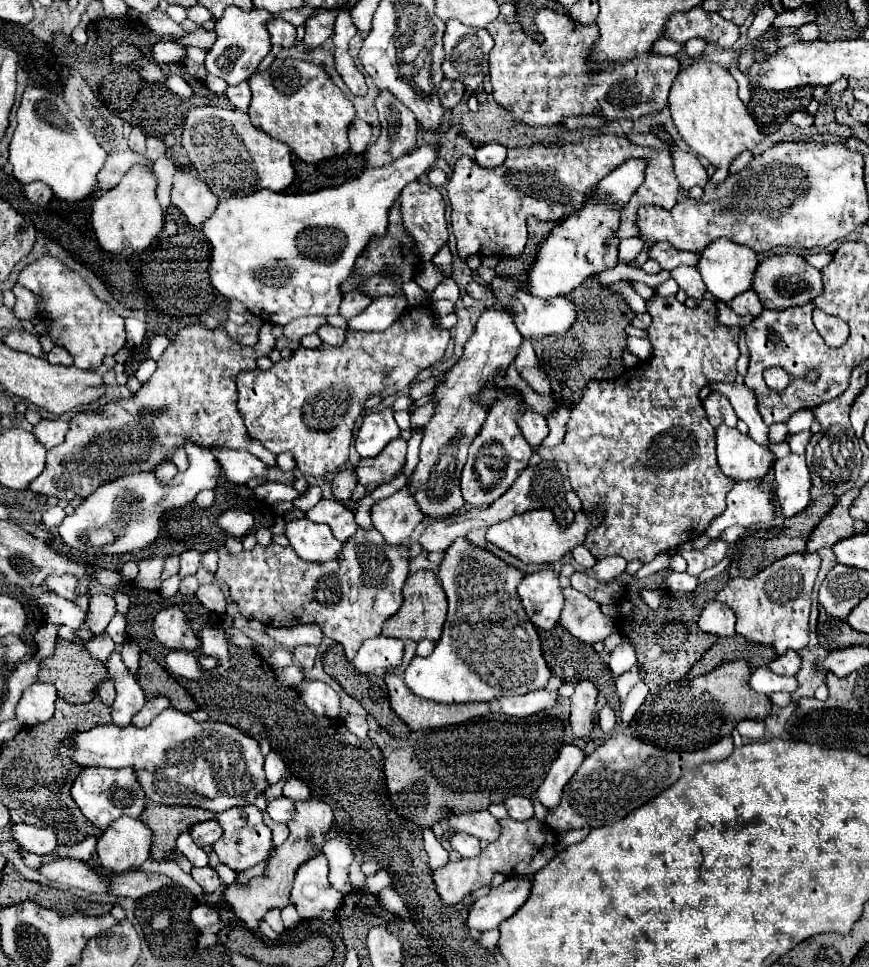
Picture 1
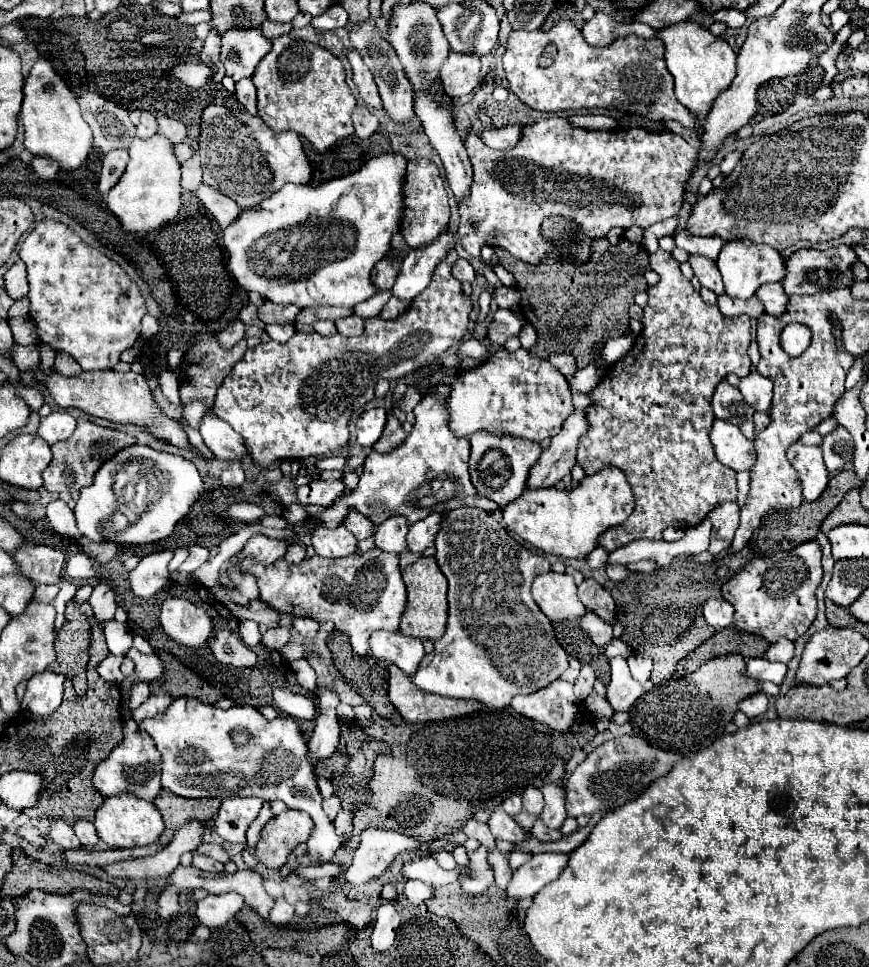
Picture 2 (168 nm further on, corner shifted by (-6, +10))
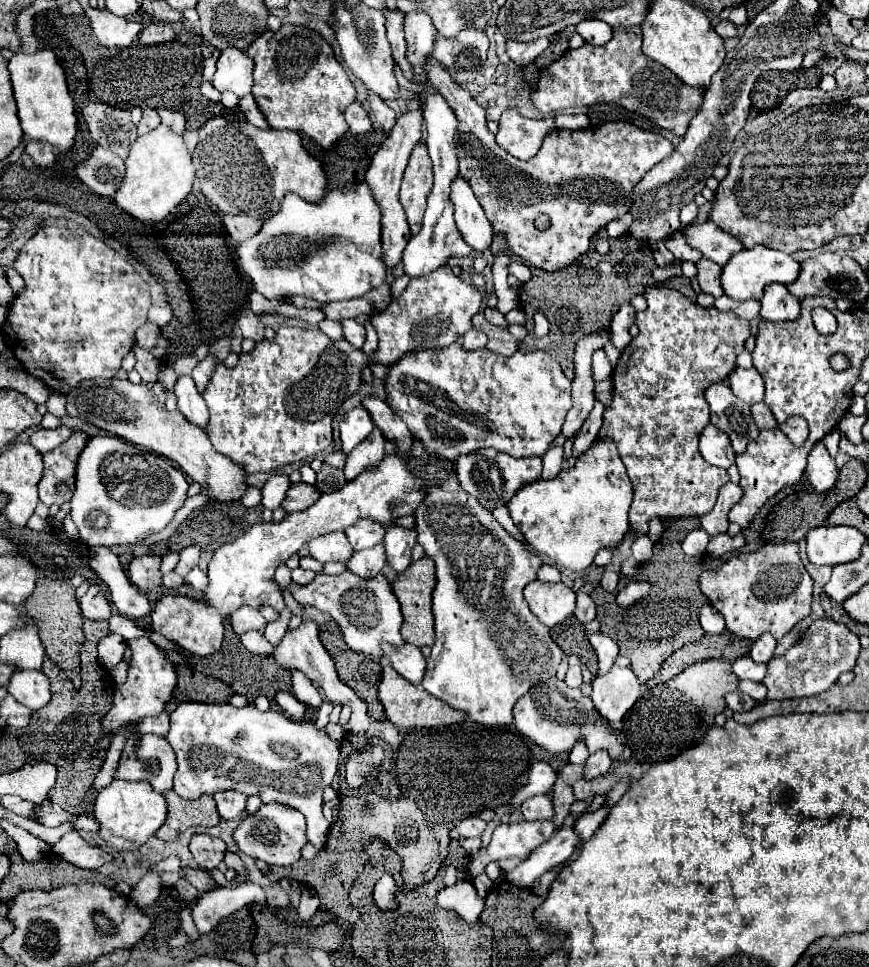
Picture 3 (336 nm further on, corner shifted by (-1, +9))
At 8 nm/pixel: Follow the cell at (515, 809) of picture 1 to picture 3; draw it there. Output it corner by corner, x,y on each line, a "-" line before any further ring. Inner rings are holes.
537,795
537,797
529,797
523,805
521,805
521,813
527,821
551,821
555,817
555,809
553,803
547,795

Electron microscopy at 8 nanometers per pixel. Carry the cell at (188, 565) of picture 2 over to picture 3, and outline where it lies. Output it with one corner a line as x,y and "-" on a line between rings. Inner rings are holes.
191,545
187,547
187,549
183,549
179,555
181,555
181,561
177,563
177,567
175,567
175,571
181,575
181,577
185,577
195,565
199,563
201,549
197,547
197,545

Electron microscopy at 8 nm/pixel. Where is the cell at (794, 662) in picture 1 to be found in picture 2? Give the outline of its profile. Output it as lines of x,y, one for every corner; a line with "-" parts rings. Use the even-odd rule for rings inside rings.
778,638
778,642
768,648
766,658
770,662
784,662
784,664
788,664
794,658
794,642
788,640
788,638

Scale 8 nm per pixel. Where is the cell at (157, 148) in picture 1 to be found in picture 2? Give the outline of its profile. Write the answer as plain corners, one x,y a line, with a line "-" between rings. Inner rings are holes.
159,114
156,119
159,134
164,135
172,144
181,143
187,135
186,126
181,121
162,116
162,114

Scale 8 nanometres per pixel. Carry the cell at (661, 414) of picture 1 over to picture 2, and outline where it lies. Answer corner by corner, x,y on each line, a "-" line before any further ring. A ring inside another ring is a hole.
658,250
650,254
650,268
660,276
656,286
648,288
648,304
644,306
644,330
636,338
634,348
622,360
618,360
602,378
602,382
588,392
592,404
584,410
588,430
578,442
576,460
592,476
608,466
618,466
634,492
636,506
624,524
606,530
600,536
600,546
608,552
638,540
662,540
662,532
672,526
688,530
698,526
710,510
718,504
736,500
736,472
720,464
714,456
710,430
714,412
710,406
714,388
728,374
746,376
750,370
750,358
746,354
750,344
750,318
736,316
726,318
718,306
708,306
692,284
682,276
678,262
670,252

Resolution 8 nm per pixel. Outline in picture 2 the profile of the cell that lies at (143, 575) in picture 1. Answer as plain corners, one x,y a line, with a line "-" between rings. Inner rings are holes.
172,550
152,552
140,560
140,564
130,572
132,592
140,598
154,596
170,578
168,562
172,560

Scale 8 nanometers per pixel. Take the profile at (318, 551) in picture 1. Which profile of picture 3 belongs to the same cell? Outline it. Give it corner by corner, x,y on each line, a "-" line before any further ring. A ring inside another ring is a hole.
333,531
329,535
319,535
315,539
309,541
309,549
311,549
311,557
321,561
321,563
329,563
329,561
349,561
353,547
349,547
347,535
343,531

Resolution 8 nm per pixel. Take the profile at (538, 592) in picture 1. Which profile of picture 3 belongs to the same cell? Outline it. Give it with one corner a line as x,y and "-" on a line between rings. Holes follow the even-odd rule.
531,581
525,587
525,599
531,613
545,625
555,627
575,611
575,591
565,583

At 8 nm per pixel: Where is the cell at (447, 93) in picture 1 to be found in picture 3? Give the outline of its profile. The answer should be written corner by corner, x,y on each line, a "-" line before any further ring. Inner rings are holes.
465,27
453,39
447,39
437,33
433,55
437,55
439,63
445,63
445,67
449,67
457,83
467,85
471,79
475,79
477,69
485,63
487,49
489,49
489,39
485,31
479,31
475,27

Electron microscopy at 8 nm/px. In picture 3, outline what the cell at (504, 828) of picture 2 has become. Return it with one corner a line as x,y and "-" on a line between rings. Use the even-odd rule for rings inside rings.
521,821
497,825
489,843
489,849
479,849
469,863
473,877
481,875
491,861
519,857
525,859
541,843
545,843
555,833
553,821

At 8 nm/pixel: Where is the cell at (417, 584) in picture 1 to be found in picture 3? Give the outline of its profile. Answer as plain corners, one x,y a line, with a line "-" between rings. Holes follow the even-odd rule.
423,557
419,561
413,561
401,575
397,575
391,581
391,589
395,593
395,597
401,603
401,611
403,611
403,627
401,627
401,635
407,643
413,643
417,647
423,645
433,645
435,641
435,631
433,631
433,613
431,613
431,593
435,587
435,563
429,557

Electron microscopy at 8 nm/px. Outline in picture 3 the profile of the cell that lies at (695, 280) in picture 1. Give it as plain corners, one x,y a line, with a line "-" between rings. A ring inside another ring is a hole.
697,267
697,281
701,285
703,293
709,293
713,297
721,297
723,289
721,289
721,267

